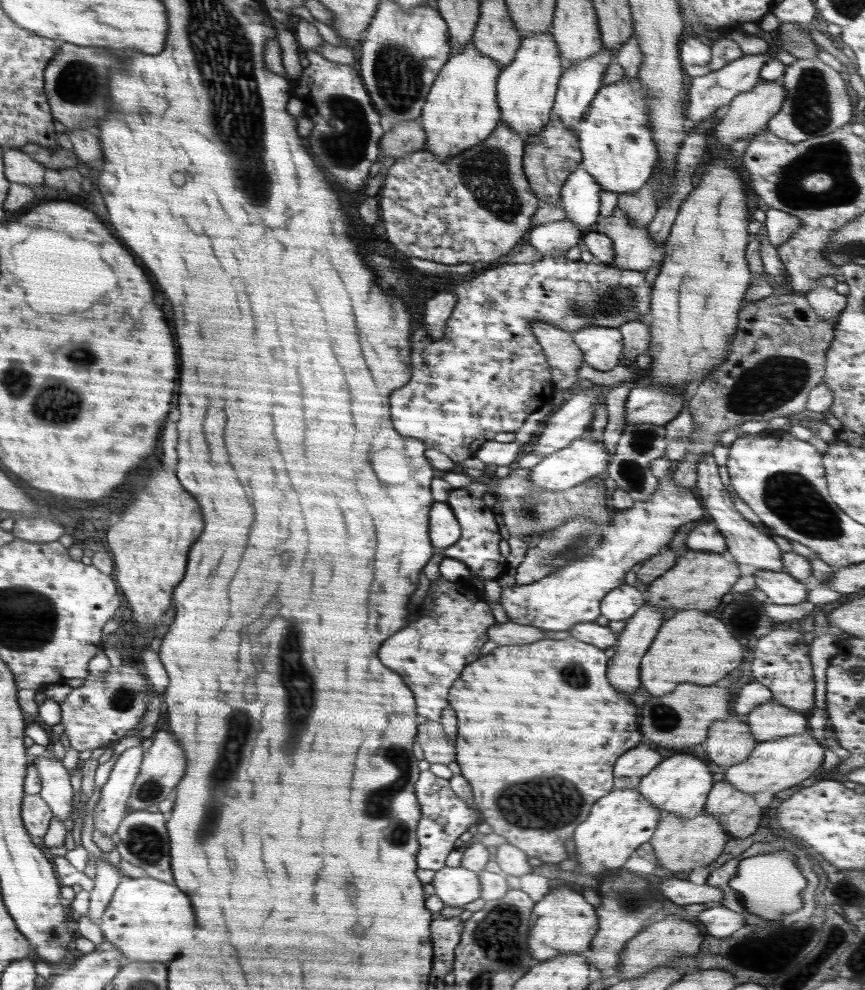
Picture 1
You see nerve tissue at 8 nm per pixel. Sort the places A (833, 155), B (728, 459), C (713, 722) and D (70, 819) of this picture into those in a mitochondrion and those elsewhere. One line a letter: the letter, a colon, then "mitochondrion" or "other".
A: mitochondrion
B: other
C: other
D: other

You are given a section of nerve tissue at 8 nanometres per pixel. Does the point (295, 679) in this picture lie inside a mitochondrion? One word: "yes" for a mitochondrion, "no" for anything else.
yes

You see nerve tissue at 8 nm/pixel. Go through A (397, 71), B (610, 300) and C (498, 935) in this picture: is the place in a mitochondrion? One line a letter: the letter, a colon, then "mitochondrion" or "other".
A: mitochondrion
B: mitochondrion
C: mitochondrion

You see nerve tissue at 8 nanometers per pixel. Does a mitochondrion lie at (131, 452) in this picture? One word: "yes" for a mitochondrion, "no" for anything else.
no

